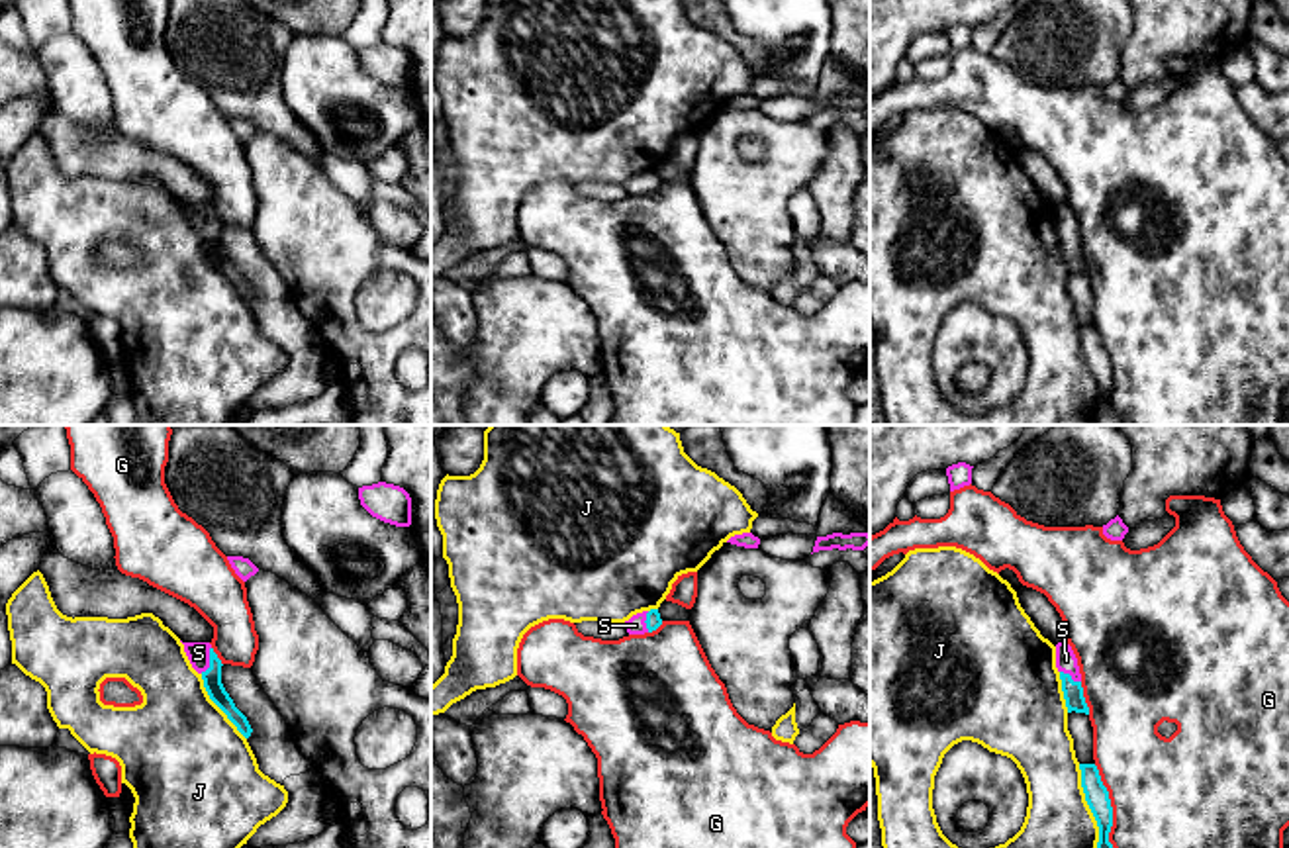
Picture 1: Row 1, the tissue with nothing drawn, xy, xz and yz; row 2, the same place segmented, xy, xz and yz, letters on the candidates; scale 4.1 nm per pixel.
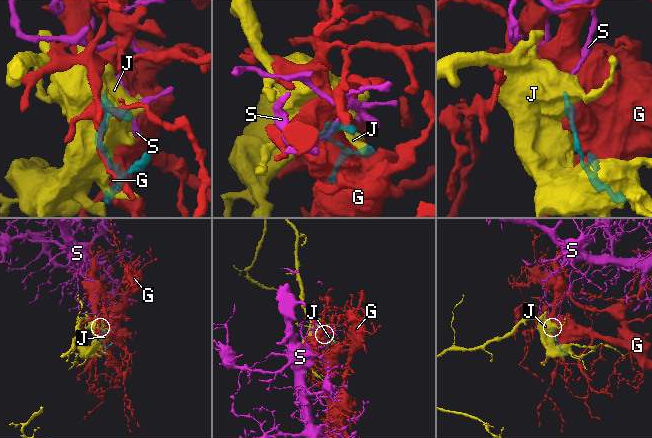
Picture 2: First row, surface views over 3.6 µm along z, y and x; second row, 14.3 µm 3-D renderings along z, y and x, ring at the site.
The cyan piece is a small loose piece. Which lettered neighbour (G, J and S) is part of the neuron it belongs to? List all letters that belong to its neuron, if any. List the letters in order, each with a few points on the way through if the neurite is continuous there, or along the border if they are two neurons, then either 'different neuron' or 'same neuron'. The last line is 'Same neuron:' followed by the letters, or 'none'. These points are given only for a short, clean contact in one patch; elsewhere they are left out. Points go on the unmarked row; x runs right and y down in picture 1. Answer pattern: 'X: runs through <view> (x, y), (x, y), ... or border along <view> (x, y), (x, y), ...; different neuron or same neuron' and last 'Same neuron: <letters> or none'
G: different neuron
J: different neuron
S: runs through xy (212, 237), (210, 222), (198, 214); same neuron
Same neuron: S

